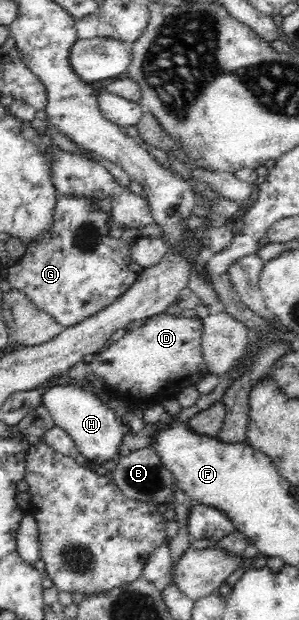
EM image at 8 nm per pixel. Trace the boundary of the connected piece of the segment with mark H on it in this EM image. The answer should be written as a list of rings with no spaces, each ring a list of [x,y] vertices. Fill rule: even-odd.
[[[61,383],[45,391],[41,405],[49,410],[55,426],[63,428],[71,436],[76,443],[78,453],[88,460],[99,459],[107,467],[118,461],[124,436],[122,423],[117,421],[113,411],[93,392],[83,389],[76,383],[67,383],[67,385]]]

